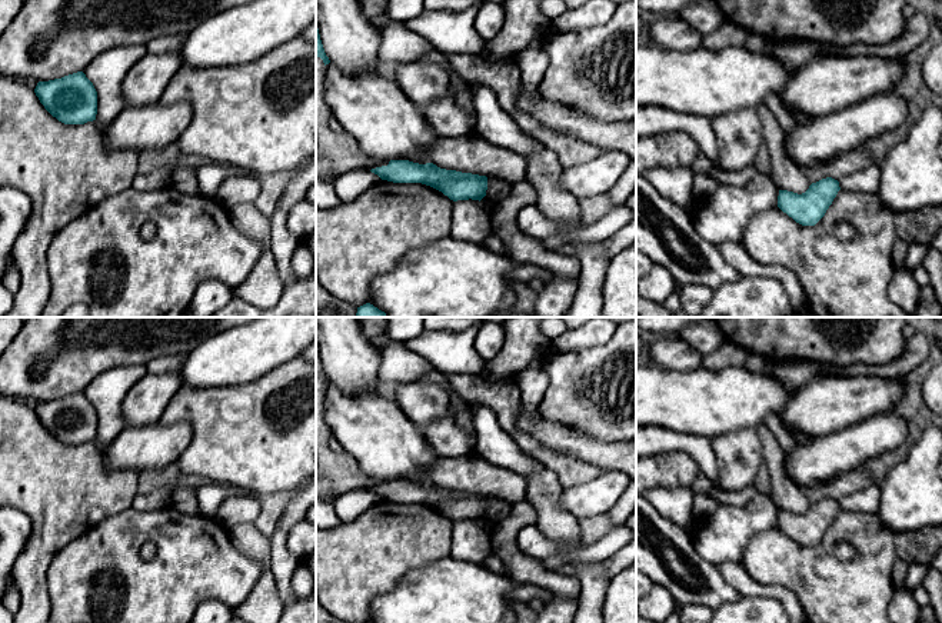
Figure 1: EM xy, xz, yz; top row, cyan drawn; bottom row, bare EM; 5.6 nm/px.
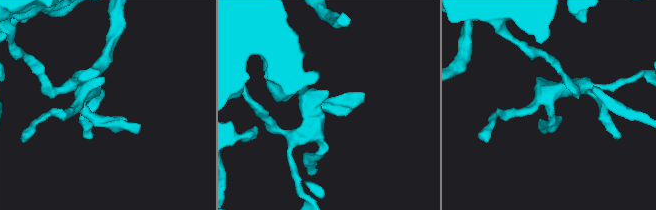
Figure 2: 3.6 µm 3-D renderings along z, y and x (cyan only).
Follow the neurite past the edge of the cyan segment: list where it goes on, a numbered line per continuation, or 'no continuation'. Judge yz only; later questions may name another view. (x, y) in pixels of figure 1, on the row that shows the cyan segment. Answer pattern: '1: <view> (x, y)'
no continuation

